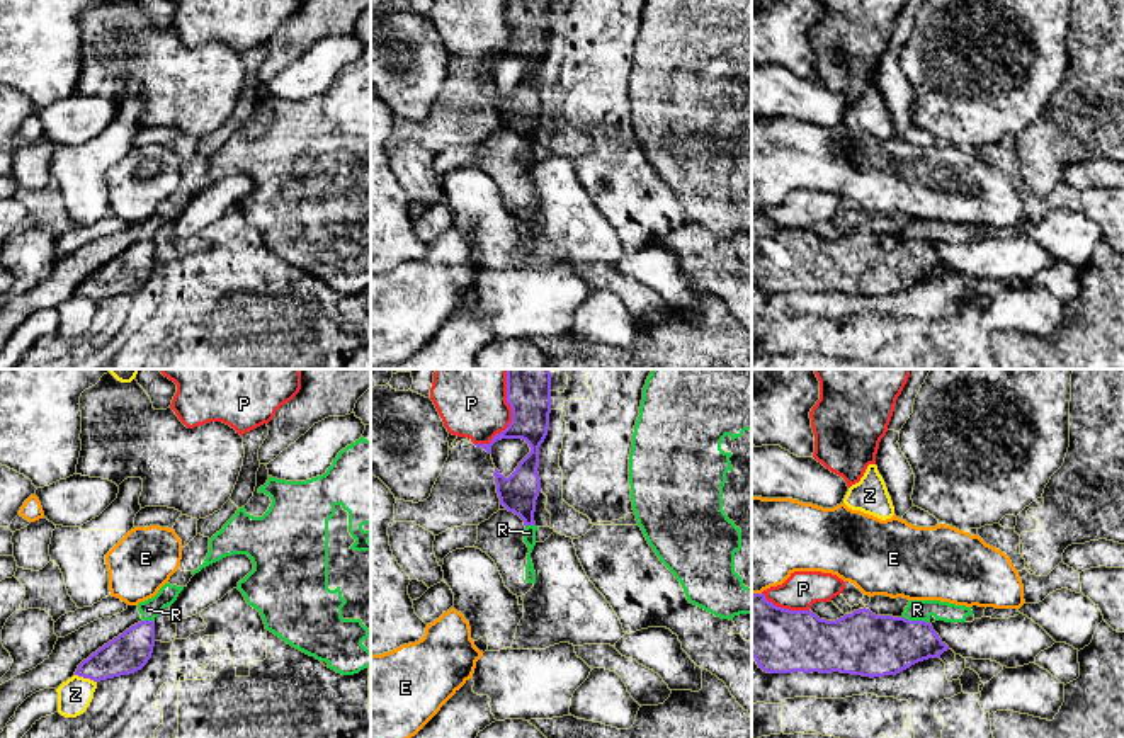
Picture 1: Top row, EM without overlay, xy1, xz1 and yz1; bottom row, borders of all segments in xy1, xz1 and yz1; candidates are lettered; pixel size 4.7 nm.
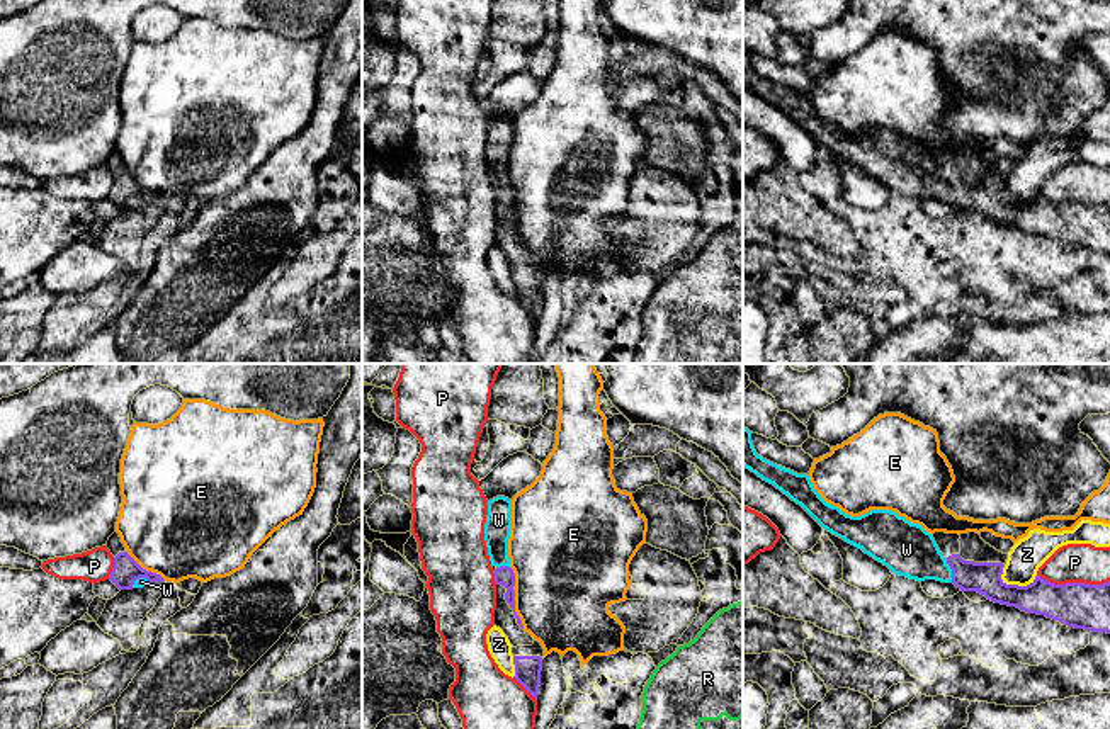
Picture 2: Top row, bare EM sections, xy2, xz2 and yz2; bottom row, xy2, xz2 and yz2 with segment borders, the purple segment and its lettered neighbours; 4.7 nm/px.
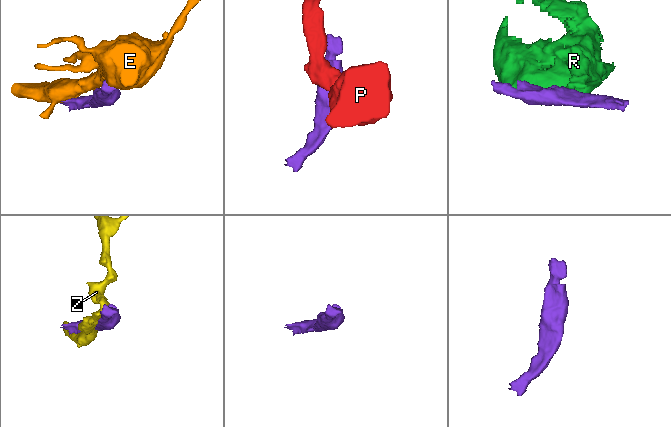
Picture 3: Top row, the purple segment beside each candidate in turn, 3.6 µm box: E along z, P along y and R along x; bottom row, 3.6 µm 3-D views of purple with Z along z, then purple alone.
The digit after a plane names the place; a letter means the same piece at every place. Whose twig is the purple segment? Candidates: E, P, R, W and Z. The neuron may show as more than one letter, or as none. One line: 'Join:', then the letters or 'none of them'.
Join: W

